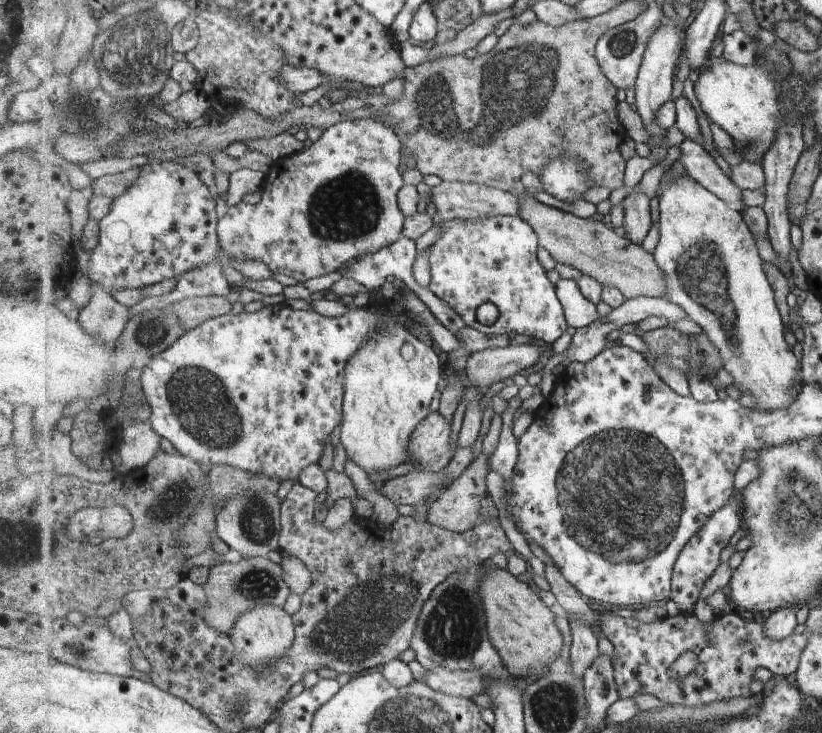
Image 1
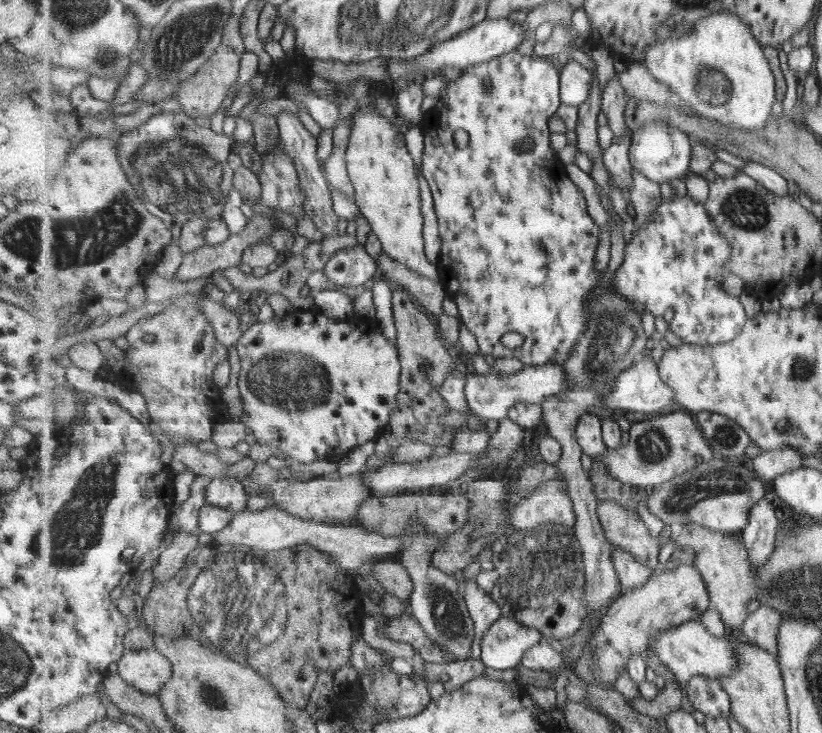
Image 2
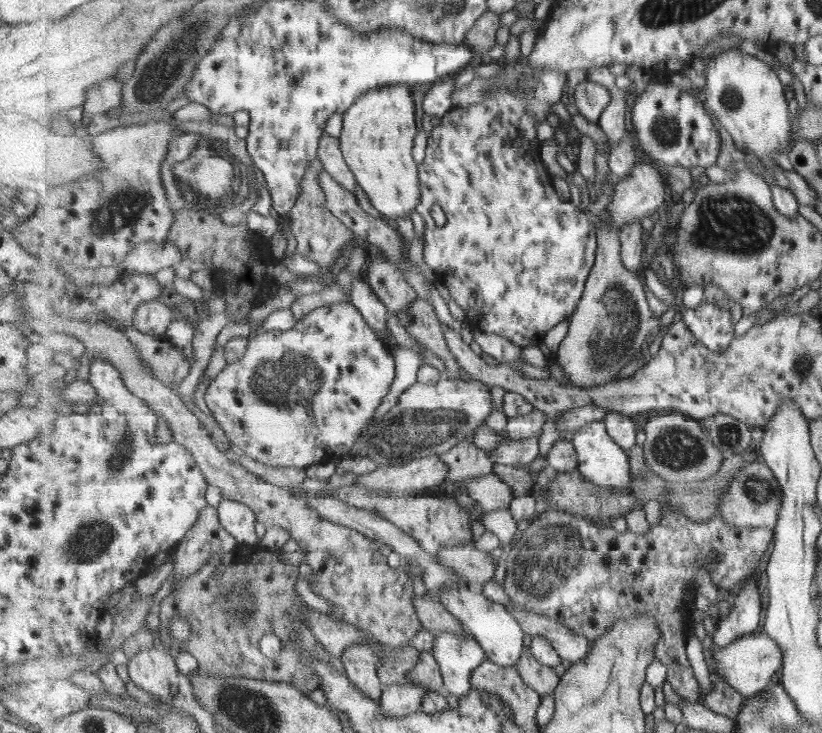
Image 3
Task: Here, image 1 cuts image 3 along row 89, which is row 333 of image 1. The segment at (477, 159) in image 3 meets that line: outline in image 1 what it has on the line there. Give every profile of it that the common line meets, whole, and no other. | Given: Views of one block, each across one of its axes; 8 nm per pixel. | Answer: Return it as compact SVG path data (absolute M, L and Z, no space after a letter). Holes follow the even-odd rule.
M501 215L473 220L449 220L440 223L440 227L441 238L433 244L430 253L433 274L431 290L458 313L466 326L485 334L526 334L549 344L559 340L565 332L572 332L565 316L564 305L557 298L555 284L547 278L547 271L537 260L539 237L533 227L520 216ZM487 301L493 301L499 306L501 316L497 320L497 328L495 324L483 326L477 320L477 308Z

